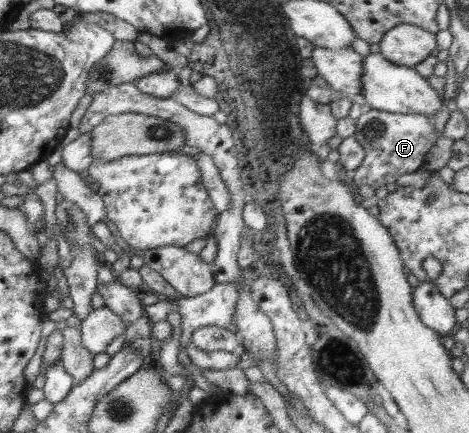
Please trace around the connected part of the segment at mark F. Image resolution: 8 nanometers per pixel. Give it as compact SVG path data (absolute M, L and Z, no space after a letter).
M370 108L357 120L353 137L364 148L365 158L362 165L352 173L355 189L368 185L377 190L405 174L417 171L440 137L435 132L434 122L423 115L402 115Z

